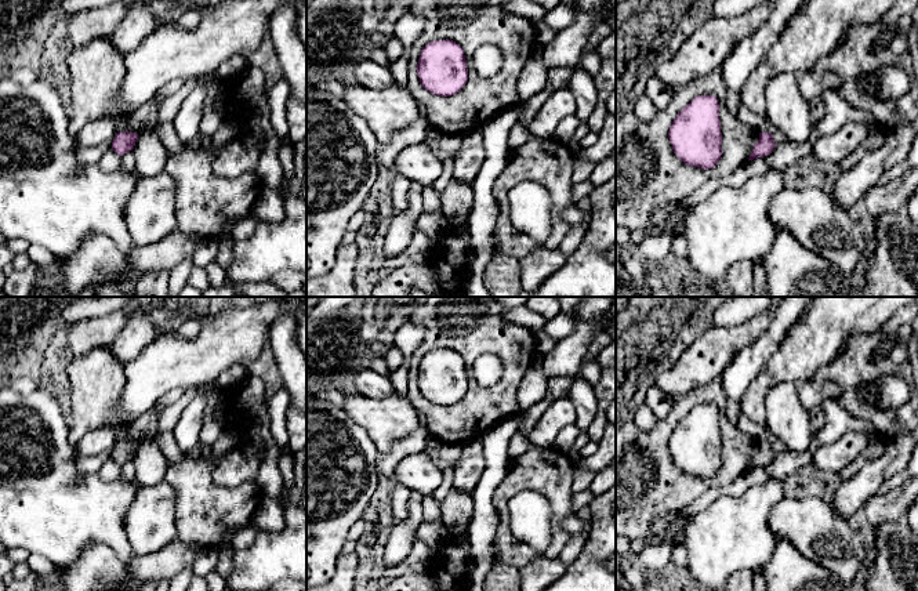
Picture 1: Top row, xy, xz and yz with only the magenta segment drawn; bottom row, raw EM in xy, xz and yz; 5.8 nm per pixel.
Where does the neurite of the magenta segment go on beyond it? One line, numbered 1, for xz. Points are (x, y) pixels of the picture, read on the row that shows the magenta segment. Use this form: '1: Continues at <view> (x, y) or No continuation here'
1: No continuation here

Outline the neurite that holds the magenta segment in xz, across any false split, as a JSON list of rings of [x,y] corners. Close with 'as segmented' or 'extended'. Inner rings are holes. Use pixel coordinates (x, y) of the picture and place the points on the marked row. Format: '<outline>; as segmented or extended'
[[[435,40],[420,52],[417,75],[422,87],[440,97],[457,94],[468,80],[464,50],[453,40]]]; as segmented

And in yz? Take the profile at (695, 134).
[[[699,95],[674,119],[668,138],[674,153],[687,166],[712,168],[722,156],[719,104],[715,95]]]; as segmented

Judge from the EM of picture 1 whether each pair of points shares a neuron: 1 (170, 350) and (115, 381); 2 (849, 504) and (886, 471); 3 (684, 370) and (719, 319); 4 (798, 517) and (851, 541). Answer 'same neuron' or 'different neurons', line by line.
1: different neurons
2: same neuron
3: different neurons
4: same neuron

